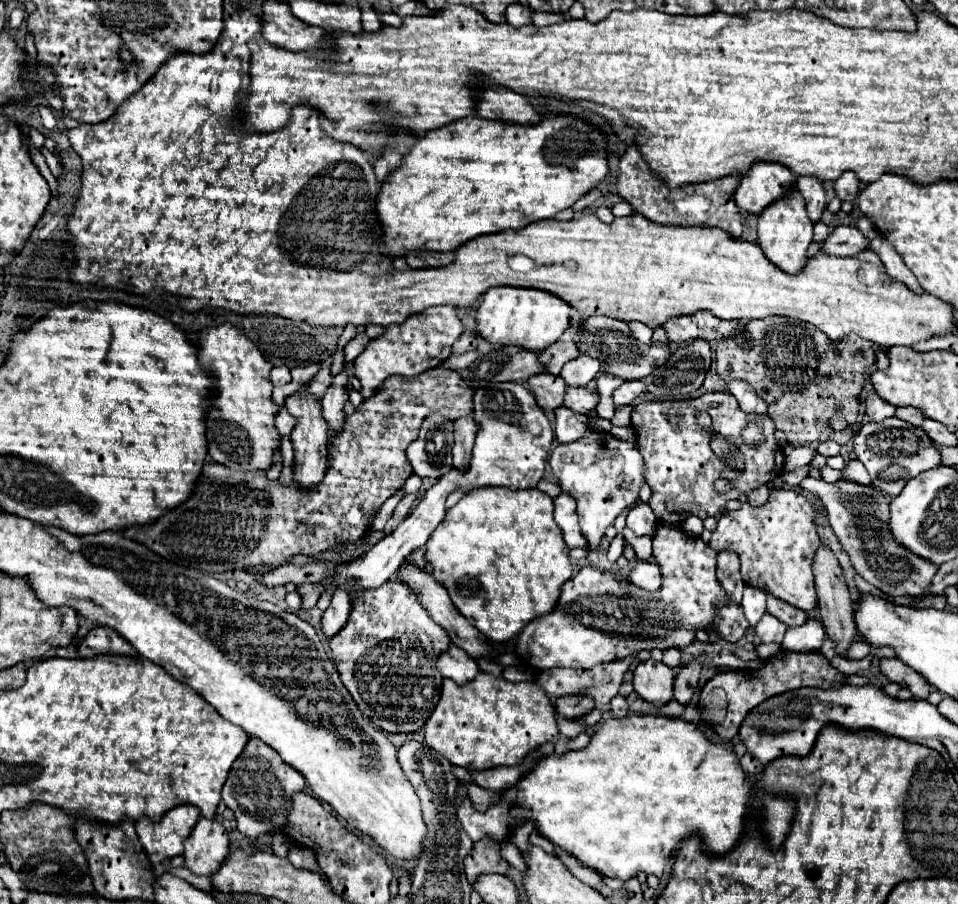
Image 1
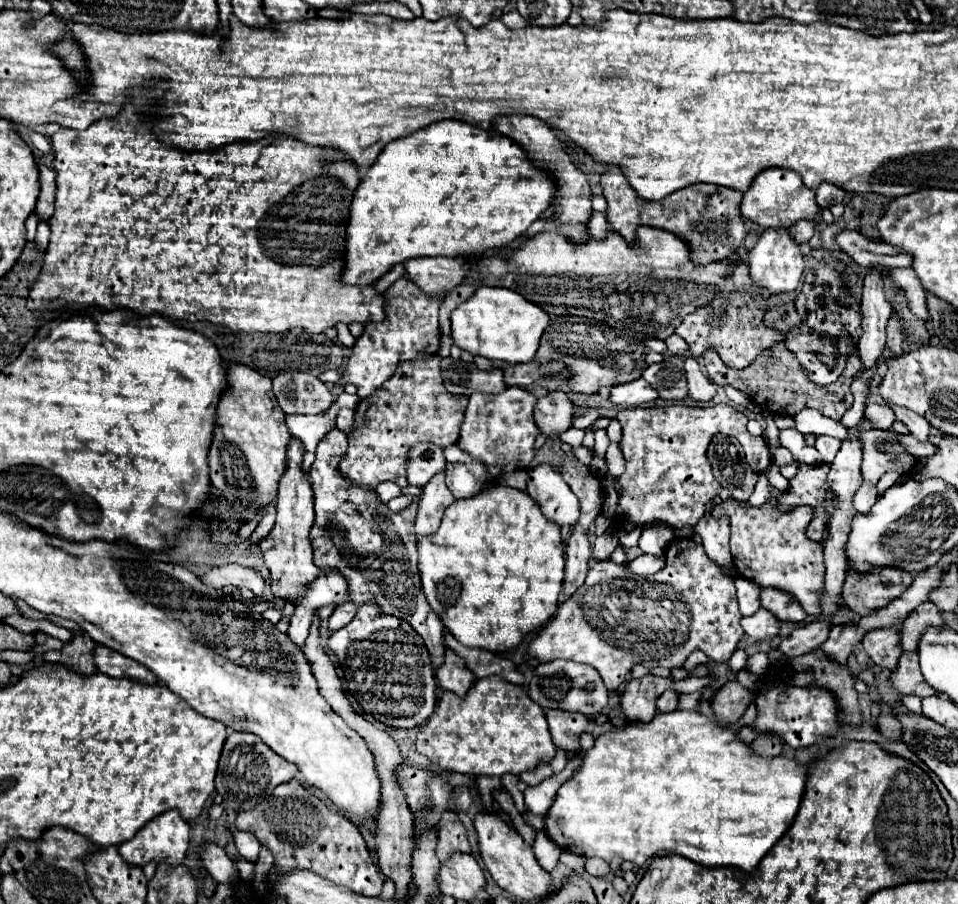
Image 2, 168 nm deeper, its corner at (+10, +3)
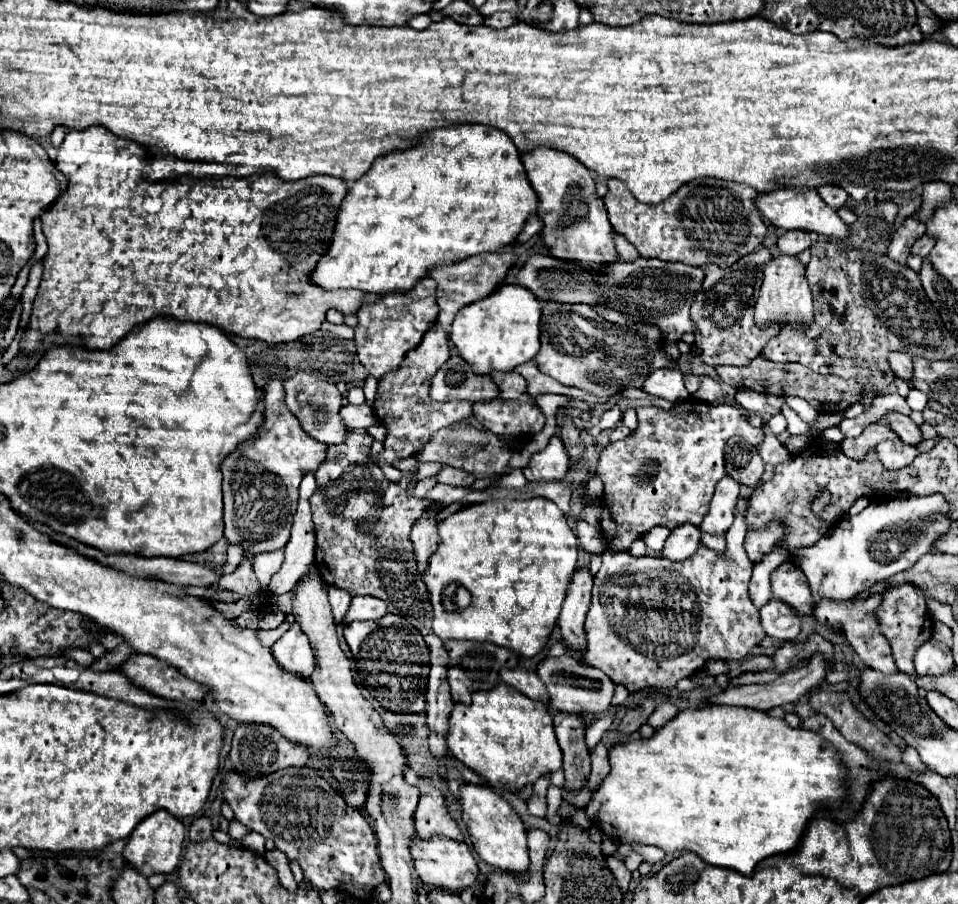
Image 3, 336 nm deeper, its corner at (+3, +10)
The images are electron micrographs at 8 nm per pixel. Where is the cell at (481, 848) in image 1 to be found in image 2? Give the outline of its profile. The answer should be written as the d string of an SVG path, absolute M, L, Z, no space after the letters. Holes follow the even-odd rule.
M454 811L444 813L442 825L438 829L440 829L440 835L438 835L440 837L440 843L438 843L440 861L450 861L454 853L472 853L468 831Z

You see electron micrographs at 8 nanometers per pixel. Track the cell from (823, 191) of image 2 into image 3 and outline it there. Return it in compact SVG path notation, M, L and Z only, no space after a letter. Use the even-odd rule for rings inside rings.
M819 186L817 188L817 194L831 206L831 208L841 208L843 204L845 204L845 200L849 198L847 194L845 194L845 190L841 190L839 186Z

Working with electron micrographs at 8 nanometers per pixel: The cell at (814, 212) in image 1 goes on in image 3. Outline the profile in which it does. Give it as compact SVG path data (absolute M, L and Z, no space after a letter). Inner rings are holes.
M791 230L791 232L785 232L779 242L777 242L777 248L783 252L783 254L793 254L793 256L799 256L805 248L811 246L811 234L809 232L803 232L803 230Z

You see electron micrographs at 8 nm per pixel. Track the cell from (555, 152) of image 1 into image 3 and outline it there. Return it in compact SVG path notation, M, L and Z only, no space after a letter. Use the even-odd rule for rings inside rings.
M481 124L449 126L445 130L435 130L435 132L429 132L427 138L421 140L415 148L391 152L387 156L377 158L373 162L371 170L365 176L361 176L357 182L351 184L351 190L347 190L347 196L343 198L343 202L339 206L331 244L327 248L325 256L321 256L321 260L317 262L313 272L309 274L309 282L313 282L315 286L319 286L323 290L355 288L355 290L361 290L361 292L383 294L383 296L391 294L391 292L409 292L409 290L415 288L415 284L421 278L425 278L431 270L435 270L439 266L449 266L449 264L461 262L461 260L465 260L469 256L475 256L475 254L481 254L481 252L499 252L505 246L513 244L515 238L519 236L519 232L523 230L525 220L535 214L535 208L537 208L537 196L533 194L533 188L529 186L529 180L527 180L521 156L515 150L513 142L509 142L507 134L501 134L501 130L491 128L491 126L481 126Z

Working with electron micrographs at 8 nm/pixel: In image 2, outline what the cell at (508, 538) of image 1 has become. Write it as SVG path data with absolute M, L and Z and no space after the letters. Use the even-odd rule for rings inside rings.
M486 485L470 499L456 499L444 513L436 533L418 539L418 571L422 589L444 627L468 647L508 651L522 637L550 621L556 613L564 581L564 549L558 525L550 525L538 503L520 489Z

